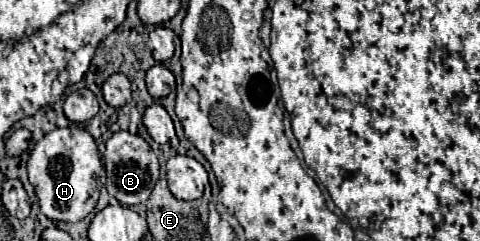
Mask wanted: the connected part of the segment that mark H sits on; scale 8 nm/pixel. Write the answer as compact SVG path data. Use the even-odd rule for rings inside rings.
M67 126L45 134L31 150L27 170L29 170L29 182L33 184L35 194L39 198L41 212L47 218L63 222L79 222L93 212L99 198L95 172L103 170L103 166L97 144L87 130L81 130L77 126Z

